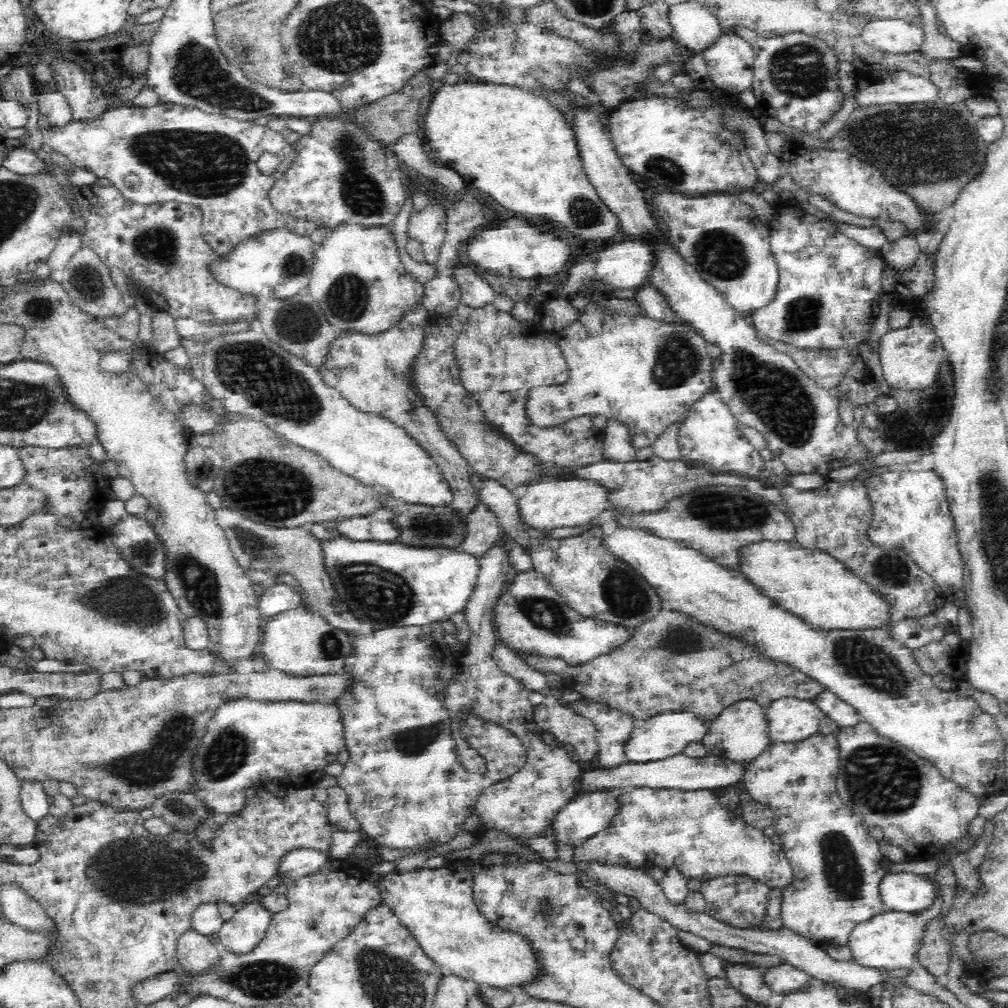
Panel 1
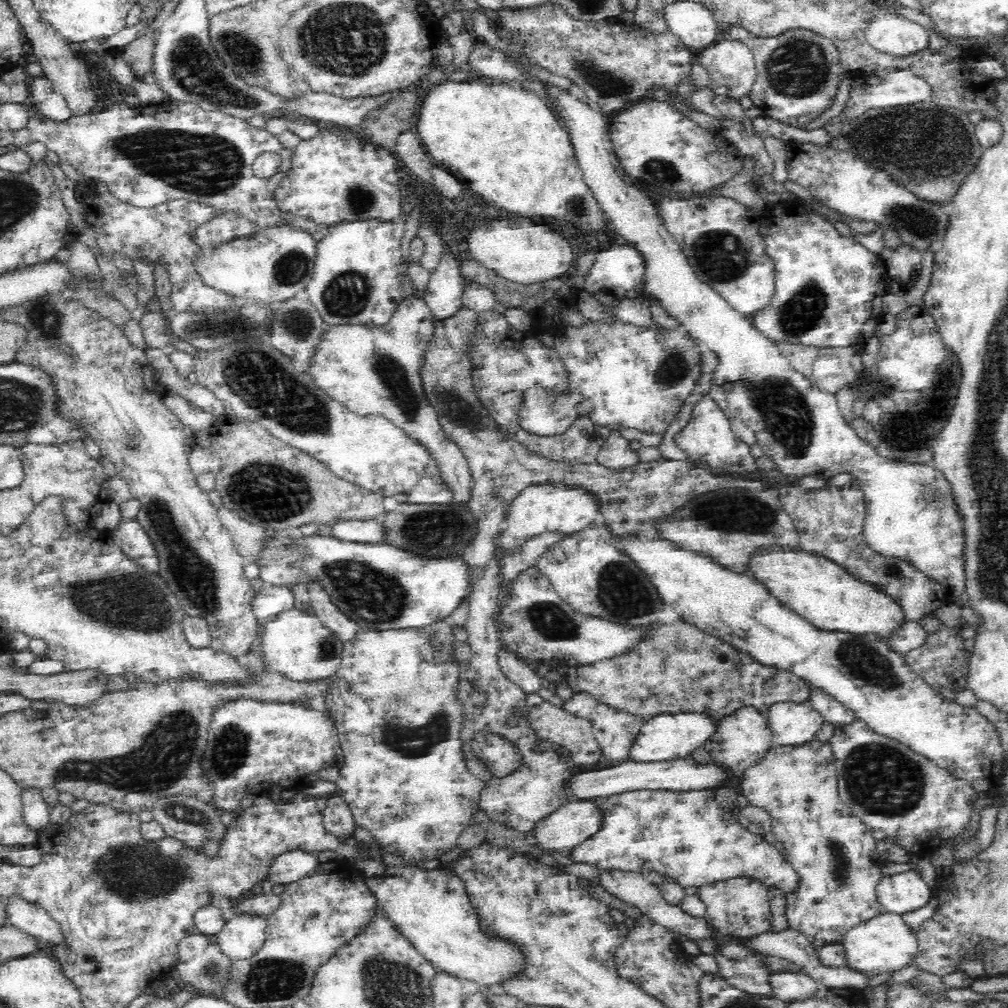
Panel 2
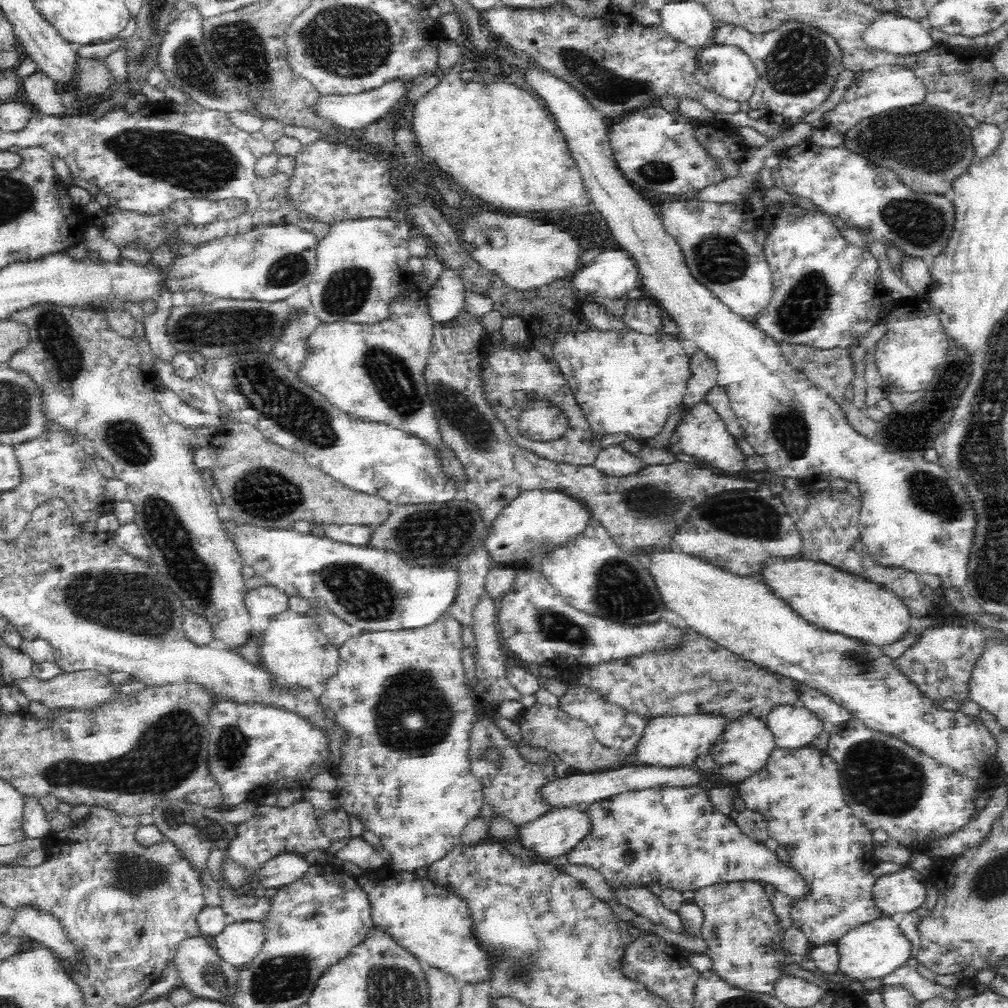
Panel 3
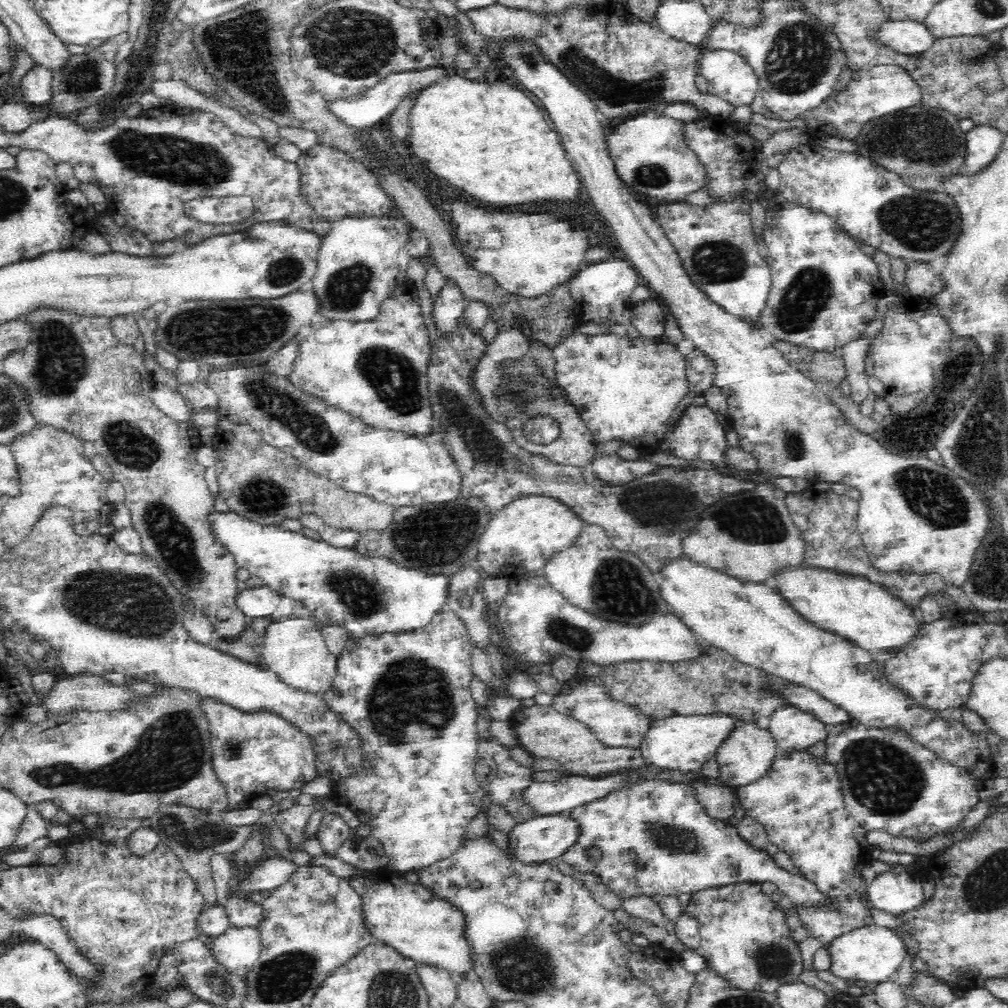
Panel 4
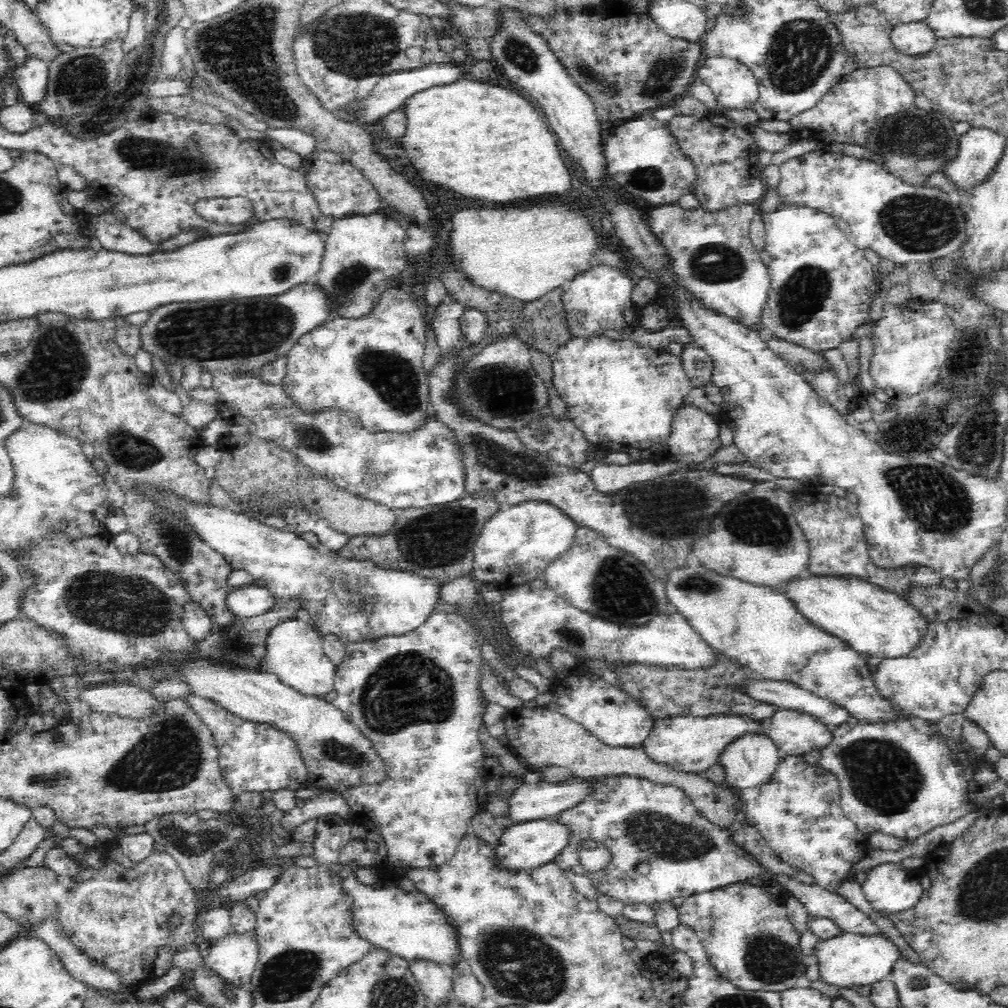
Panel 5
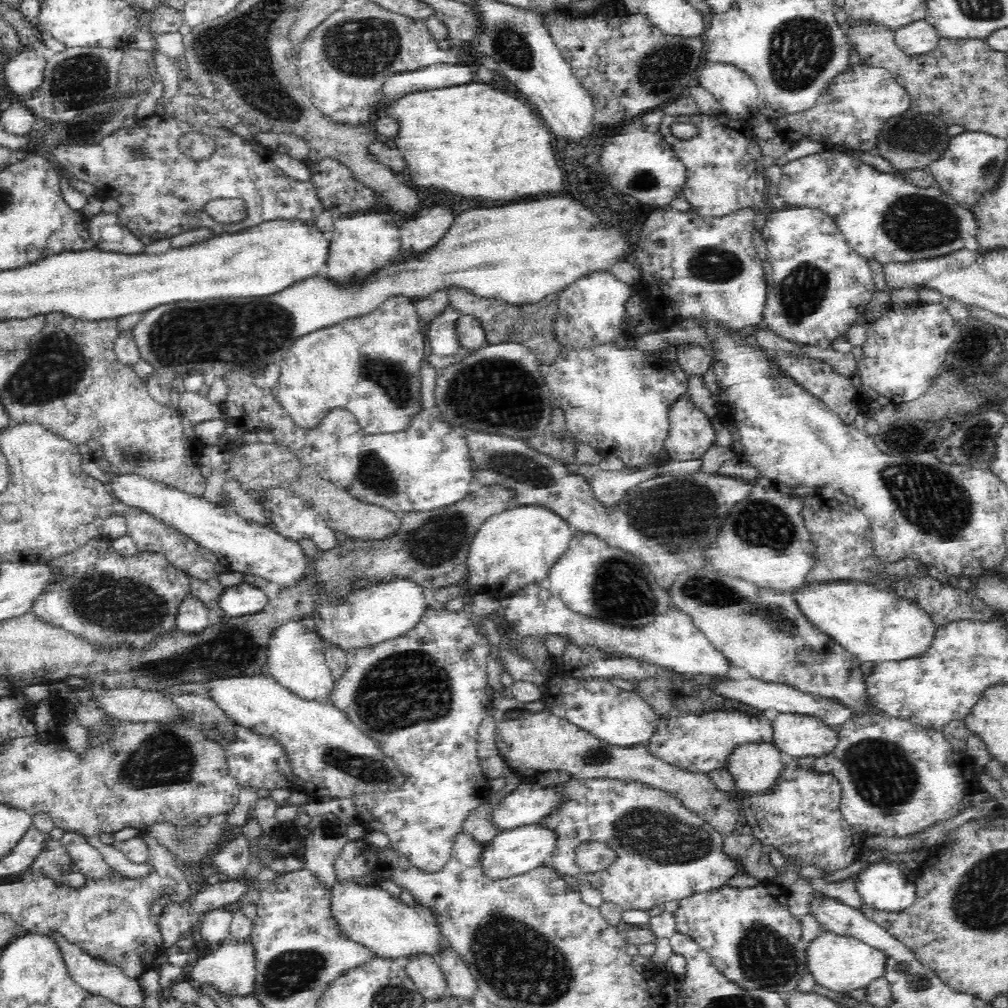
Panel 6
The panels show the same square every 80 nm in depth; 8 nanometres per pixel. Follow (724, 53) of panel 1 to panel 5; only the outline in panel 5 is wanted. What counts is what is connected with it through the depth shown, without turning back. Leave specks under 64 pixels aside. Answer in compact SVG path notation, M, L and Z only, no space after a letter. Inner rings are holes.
M703 56L697 76L707 84L726 109L752 109L759 97L759 80L738 59Z

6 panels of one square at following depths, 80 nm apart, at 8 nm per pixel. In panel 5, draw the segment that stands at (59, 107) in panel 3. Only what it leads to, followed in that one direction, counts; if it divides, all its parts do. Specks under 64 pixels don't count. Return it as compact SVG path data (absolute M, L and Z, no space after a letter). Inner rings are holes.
M28 54L24 66L15 66L12 70L12 80L18 86L19 99L27 105L35 106L48 96L49 63L38 60Z

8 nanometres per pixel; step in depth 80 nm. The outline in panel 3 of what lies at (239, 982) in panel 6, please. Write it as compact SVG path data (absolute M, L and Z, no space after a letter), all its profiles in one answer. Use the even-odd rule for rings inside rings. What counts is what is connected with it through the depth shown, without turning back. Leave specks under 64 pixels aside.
M232 922L215 937L216 951L222 959L238 968L249 963L262 948L265 929L260 922Z

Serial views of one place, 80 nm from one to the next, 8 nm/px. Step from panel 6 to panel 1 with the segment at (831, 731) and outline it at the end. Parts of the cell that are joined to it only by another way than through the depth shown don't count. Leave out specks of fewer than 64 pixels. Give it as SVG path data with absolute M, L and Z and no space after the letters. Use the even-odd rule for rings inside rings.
M783 696L767 707L769 739L772 743L793 743L819 730L824 711L815 700Z

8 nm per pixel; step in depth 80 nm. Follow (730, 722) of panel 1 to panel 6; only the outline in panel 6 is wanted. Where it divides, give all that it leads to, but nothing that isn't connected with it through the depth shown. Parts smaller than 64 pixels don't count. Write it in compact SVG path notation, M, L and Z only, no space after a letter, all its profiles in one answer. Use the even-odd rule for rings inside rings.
M744 741L742 744L736 745L725 760L725 768L732 775L733 783L740 793L767 791L779 777L782 767L780 749L772 741Z

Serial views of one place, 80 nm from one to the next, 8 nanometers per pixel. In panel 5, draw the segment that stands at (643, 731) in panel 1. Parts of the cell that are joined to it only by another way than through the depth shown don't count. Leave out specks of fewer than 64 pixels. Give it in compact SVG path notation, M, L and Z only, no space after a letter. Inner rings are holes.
M717 714L712 716L670 716L655 719L648 738L641 748L648 758L656 764L674 768L680 772L704 772L711 764L719 762L720 753L727 744L745 732L764 732L762 724L742 716Z

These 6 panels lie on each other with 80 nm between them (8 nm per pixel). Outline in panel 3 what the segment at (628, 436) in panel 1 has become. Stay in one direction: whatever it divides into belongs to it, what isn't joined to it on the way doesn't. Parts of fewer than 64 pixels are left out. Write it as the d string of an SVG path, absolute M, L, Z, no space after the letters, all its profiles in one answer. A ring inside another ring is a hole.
M622 443L610 444L604 450L600 450L593 464L608 476L632 474L644 466L643 460L636 454L627 452Z

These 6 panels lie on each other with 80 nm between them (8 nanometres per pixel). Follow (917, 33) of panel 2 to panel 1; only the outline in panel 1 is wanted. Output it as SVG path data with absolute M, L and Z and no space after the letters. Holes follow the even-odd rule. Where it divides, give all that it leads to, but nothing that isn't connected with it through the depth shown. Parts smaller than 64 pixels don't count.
M872 19L863 27L862 39L866 45L893 55L917 51L925 40L923 30L905 20Z

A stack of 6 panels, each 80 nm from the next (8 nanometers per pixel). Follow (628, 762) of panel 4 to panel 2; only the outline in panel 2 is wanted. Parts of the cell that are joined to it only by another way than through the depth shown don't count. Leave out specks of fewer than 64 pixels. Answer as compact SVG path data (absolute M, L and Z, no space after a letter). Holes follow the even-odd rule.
M546 700L546 702L542 701L542 704L530 708L528 721L540 740L548 740L552 743L553 748L562 750L578 769L586 770L602 765L601 748L595 739L593 724L588 719L573 715L564 707L560 708Z

